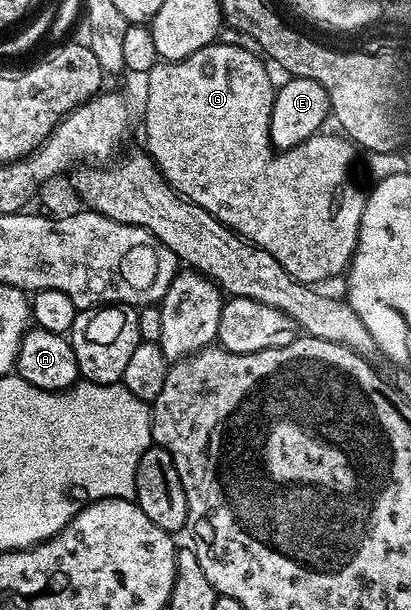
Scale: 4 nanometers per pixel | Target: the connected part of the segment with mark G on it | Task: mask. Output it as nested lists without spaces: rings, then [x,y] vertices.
[[[221,41],[206,45],[198,49],[198,53],[190,53],[190,57],[177,59],[175,61],[157,61],[148,72],[148,88],[144,91],[144,143],[147,154],[151,155],[156,163],[156,168],[164,175],[164,180],[170,186],[189,199],[194,205],[204,207],[218,222],[236,232],[242,238],[247,239],[255,247],[261,247],[286,273],[290,273],[298,281],[309,285],[324,285],[327,279],[332,279],[335,275],[343,276],[347,272],[349,265],[358,245],[360,233],[360,222],[364,212],[364,201],[366,198],[365,188],[360,188],[360,183],[356,180],[356,154],[357,148],[351,139],[343,134],[324,135],[317,133],[311,135],[302,145],[294,145],[290,149],[277,153],[270,141],[270,113],[272,112],[272,102],[276,96],[276,87],[272,79],[268,76],[268,71],[264,68],[265,60],[259,54],[248,51],[238,44],[228,44]]]

